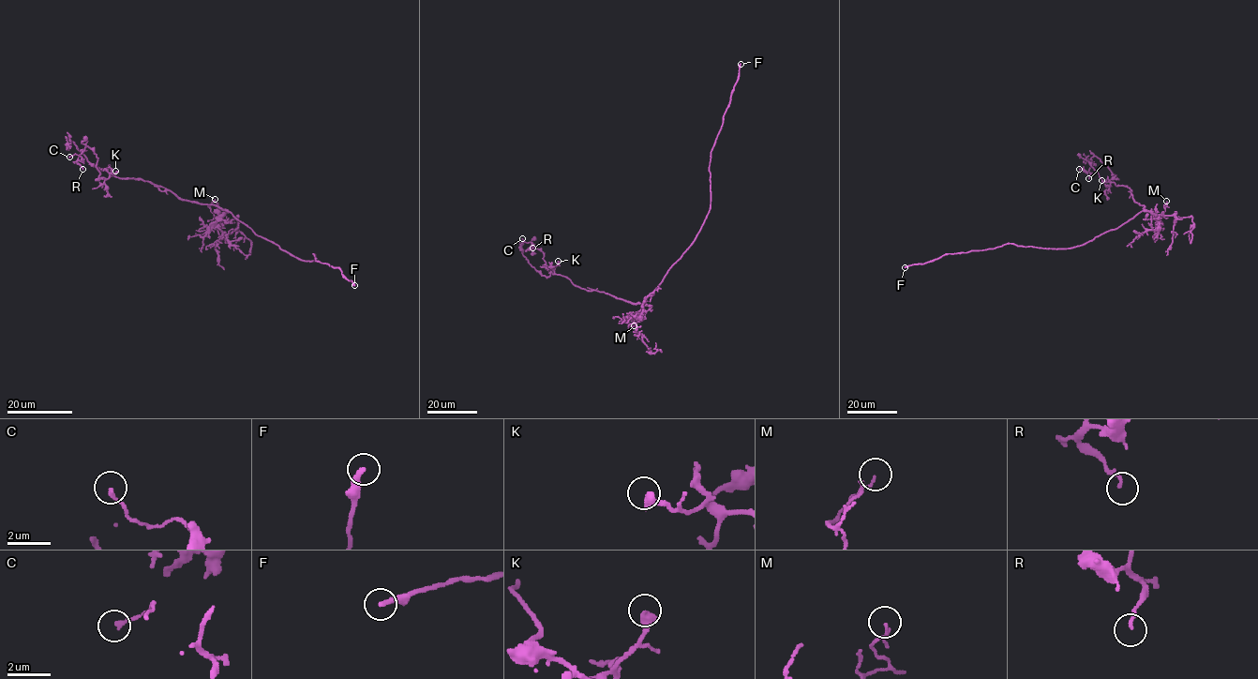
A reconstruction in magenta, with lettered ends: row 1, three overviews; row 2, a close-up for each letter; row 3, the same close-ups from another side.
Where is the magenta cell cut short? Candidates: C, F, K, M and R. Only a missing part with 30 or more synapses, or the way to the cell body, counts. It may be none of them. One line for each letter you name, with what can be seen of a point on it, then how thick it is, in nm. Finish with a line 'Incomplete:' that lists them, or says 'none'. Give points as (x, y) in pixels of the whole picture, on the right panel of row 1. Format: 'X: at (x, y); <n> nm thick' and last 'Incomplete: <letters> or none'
F: at (905, 267); 280 nm thick
Incomplete: F

